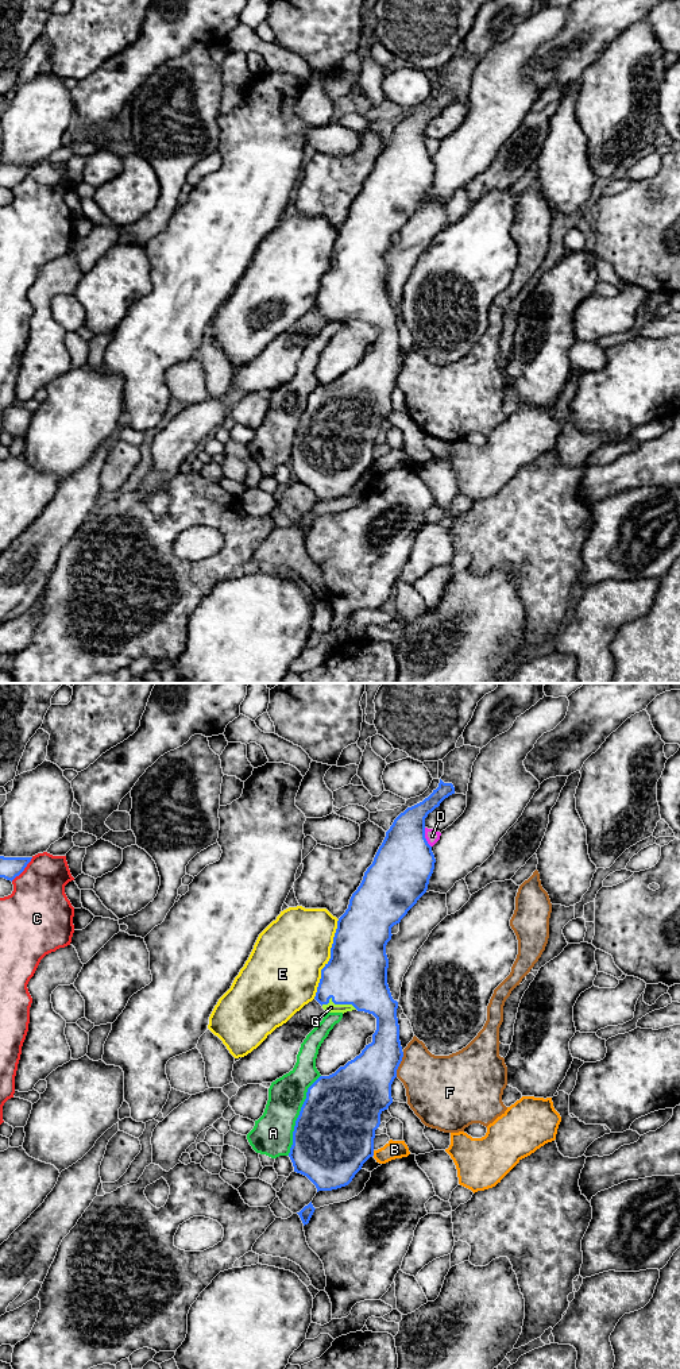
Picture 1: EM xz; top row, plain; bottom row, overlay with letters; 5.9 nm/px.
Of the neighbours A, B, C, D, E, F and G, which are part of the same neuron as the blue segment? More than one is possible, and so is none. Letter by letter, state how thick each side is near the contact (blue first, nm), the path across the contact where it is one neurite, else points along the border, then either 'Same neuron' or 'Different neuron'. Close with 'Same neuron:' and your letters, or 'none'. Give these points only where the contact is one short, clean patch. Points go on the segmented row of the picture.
A: Thickness 480 nm (blue) against 240 nm. Different neuron
B: Thickness 460 nm (blue) against 110 nm. Different neuron
C: Thickness 130 nm (blue) against 380 nm. Different neuron
D: Thickness 360 nm (blue) against 80 nm. Different neuron
E: Thickness 360 nm (blue) against 420 nm. Different neuron
F: Thickness 320 nm (blue) against 360 nm. Different neuron
G: Thickness 360 nm (blue) against 60 nm. Same neuron
Same neuron: G

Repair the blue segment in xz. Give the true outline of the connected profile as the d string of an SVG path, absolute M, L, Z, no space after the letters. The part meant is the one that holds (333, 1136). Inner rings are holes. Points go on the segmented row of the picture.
M440 779L438 787L428 798L394 820L360 886L352 894L348 909L337 921L331 959L321 969L314 999L327 1013L358 1010L372 1014L376 1030L372 1042L359 1056L335 1073L320 1076L308 1088L295 1121L289 1157L294 1172L306 1176L317 1192L337 1189L352 1181L363 1164L374 1156L380 1114L393 1103L391 1084L403 1052L397 1018L398 1002L393 999L387 984L386 945L393 936L391 928L401 922L428 890L436 859L425 838L425 818L452 794L453 784Z

